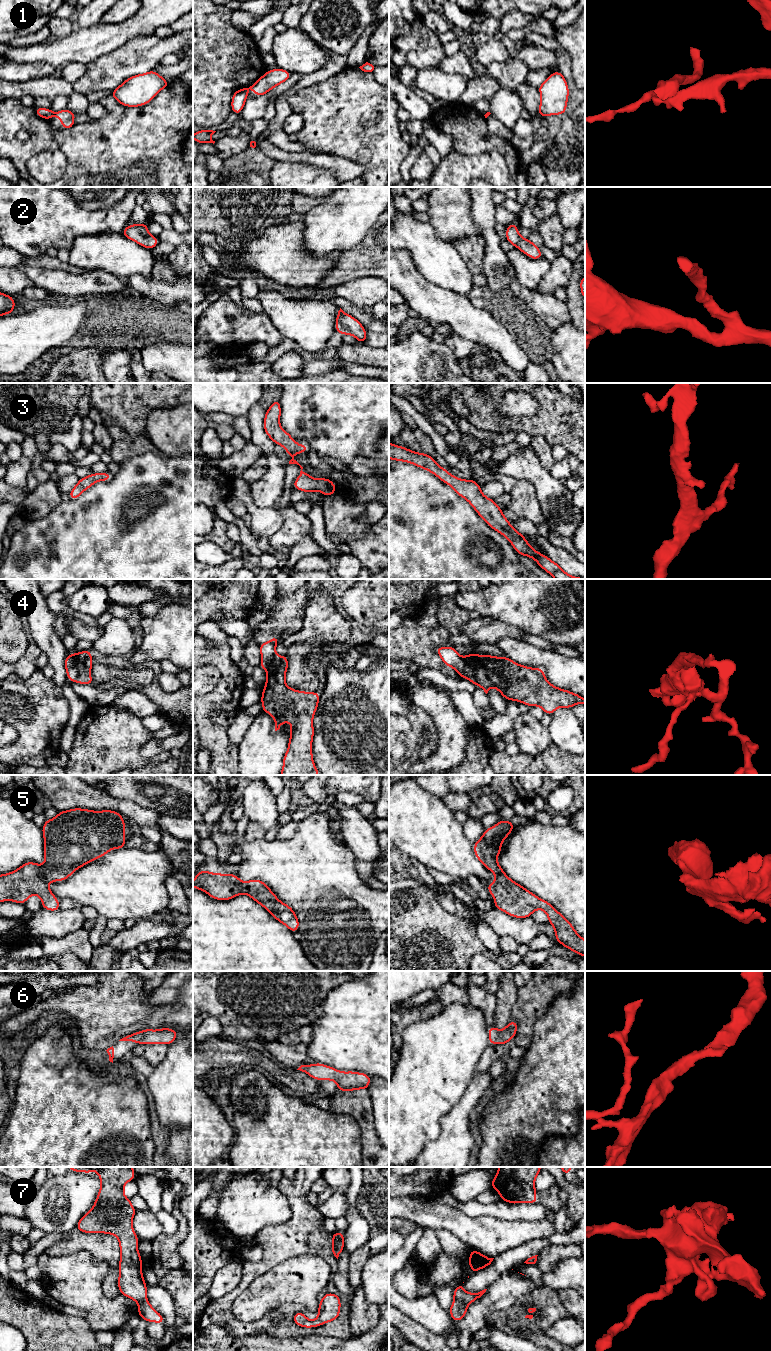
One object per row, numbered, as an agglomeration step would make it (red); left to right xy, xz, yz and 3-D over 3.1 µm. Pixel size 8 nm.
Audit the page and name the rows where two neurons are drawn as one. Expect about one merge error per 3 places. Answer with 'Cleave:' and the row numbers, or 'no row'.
Cleave: 1, 4, 7

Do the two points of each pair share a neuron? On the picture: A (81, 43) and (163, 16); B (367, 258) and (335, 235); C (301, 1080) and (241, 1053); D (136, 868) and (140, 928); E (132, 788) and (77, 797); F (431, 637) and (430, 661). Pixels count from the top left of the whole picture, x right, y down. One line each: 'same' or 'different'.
A: same
B: different
C: same
D: different
E: different
F: same

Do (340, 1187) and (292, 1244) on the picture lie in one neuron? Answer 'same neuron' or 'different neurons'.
different neurons

